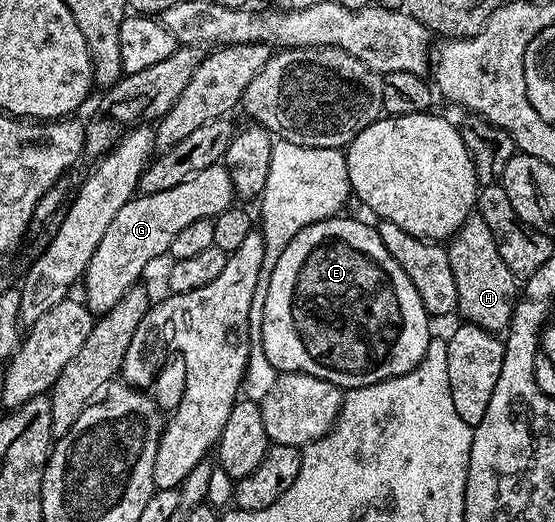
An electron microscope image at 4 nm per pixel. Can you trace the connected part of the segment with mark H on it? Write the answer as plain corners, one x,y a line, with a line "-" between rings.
479,213
469,215
455,235
447,240
446,250
450,257
450,273
454,273
454,285
458,289
456,311
461,315
459,318
493,333
507,332
516,308
518,280
510,273
510,269
506,269
506,261
502,261
501,255
498,254
498,245
494,245
494,237

